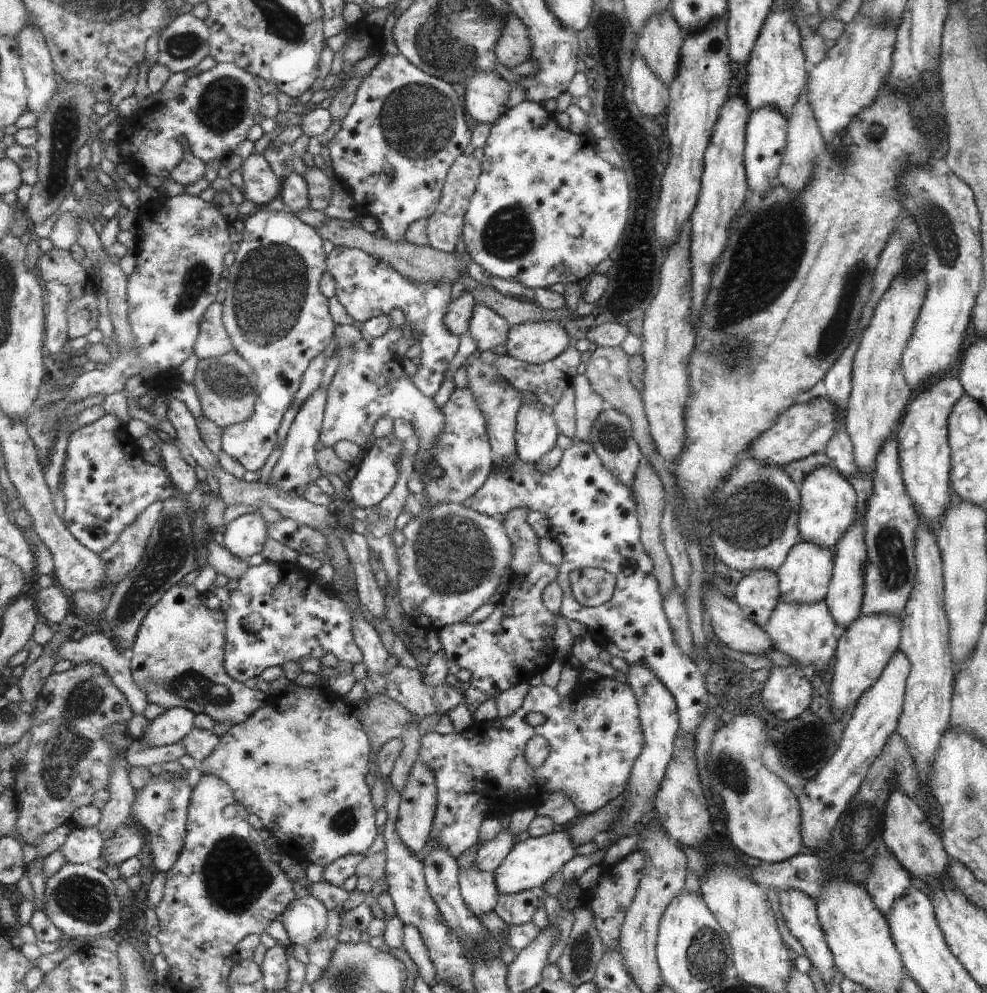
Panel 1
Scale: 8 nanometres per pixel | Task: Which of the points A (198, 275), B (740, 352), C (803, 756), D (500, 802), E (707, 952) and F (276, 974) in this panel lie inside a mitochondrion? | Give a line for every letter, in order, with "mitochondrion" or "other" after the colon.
A: mitochondrion
B: mitochondrion
C: other
D: other
E: mitochondrion
F: other

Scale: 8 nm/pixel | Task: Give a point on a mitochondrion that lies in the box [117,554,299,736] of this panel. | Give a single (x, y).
(195, 688)

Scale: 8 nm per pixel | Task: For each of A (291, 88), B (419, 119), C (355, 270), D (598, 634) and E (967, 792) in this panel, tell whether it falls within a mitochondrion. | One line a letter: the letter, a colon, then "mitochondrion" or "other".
A: other
B: mitochondrion
C: other
D: other
E: mitochondrion

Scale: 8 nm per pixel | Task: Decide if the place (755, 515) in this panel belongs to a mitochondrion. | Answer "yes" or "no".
yes

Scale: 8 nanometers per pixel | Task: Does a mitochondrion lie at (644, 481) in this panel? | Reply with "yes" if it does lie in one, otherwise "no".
no

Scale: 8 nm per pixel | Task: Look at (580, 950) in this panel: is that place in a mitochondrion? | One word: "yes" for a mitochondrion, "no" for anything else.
yes

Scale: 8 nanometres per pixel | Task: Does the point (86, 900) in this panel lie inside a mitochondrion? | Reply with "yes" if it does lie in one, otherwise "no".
yes

